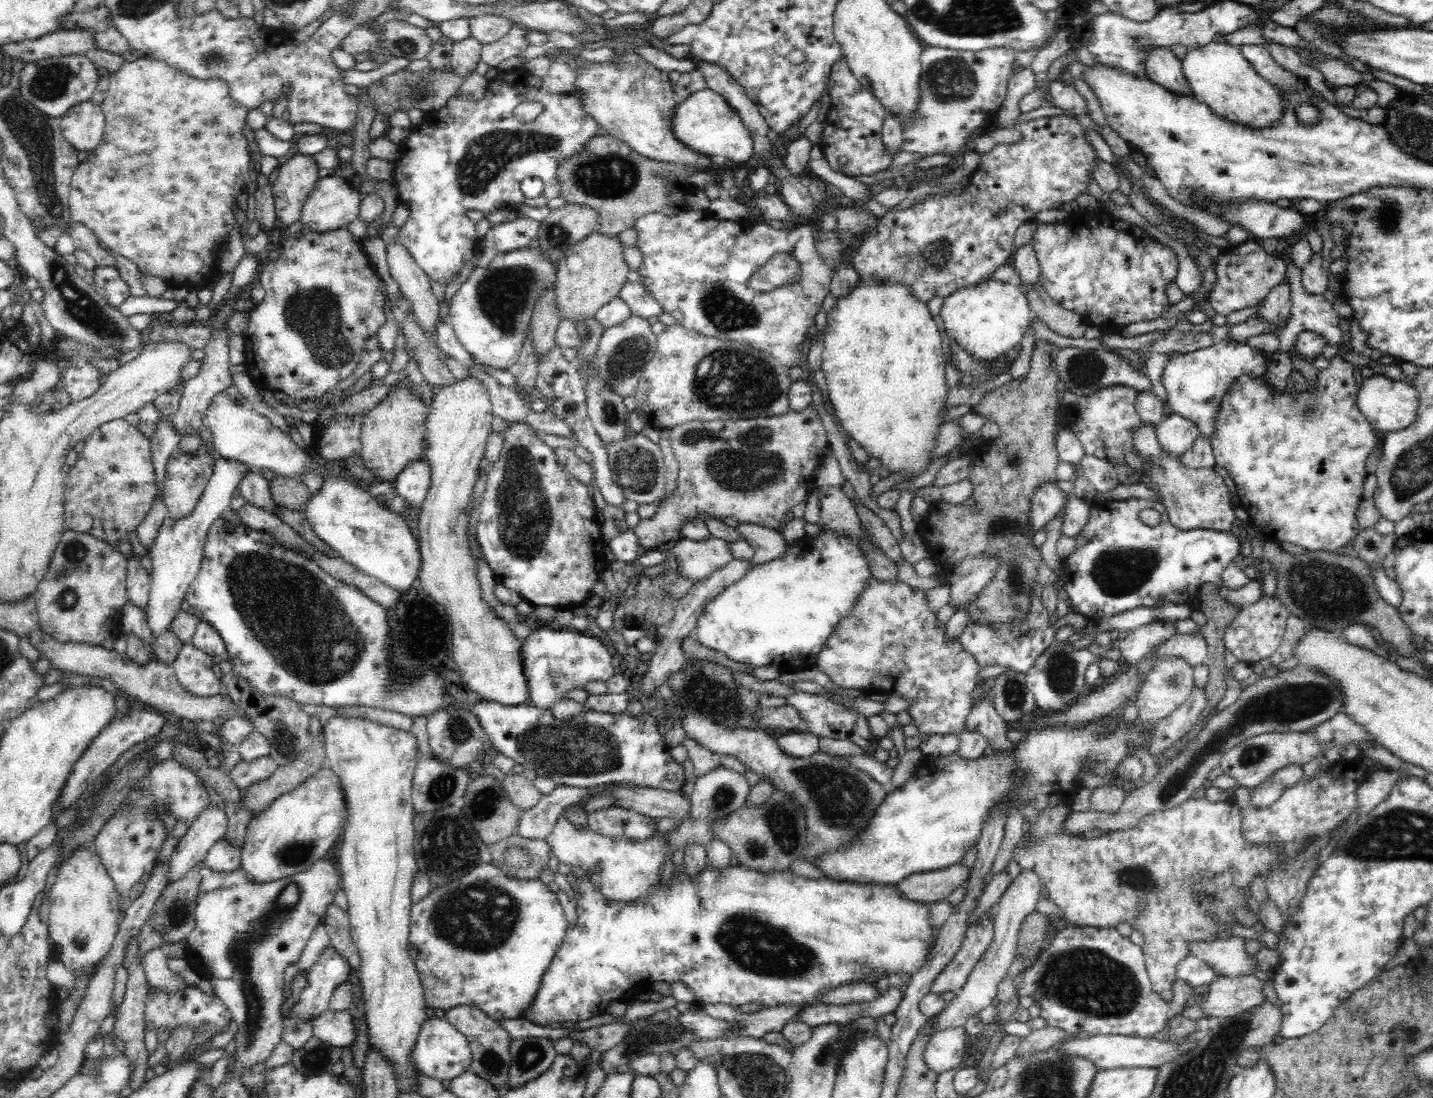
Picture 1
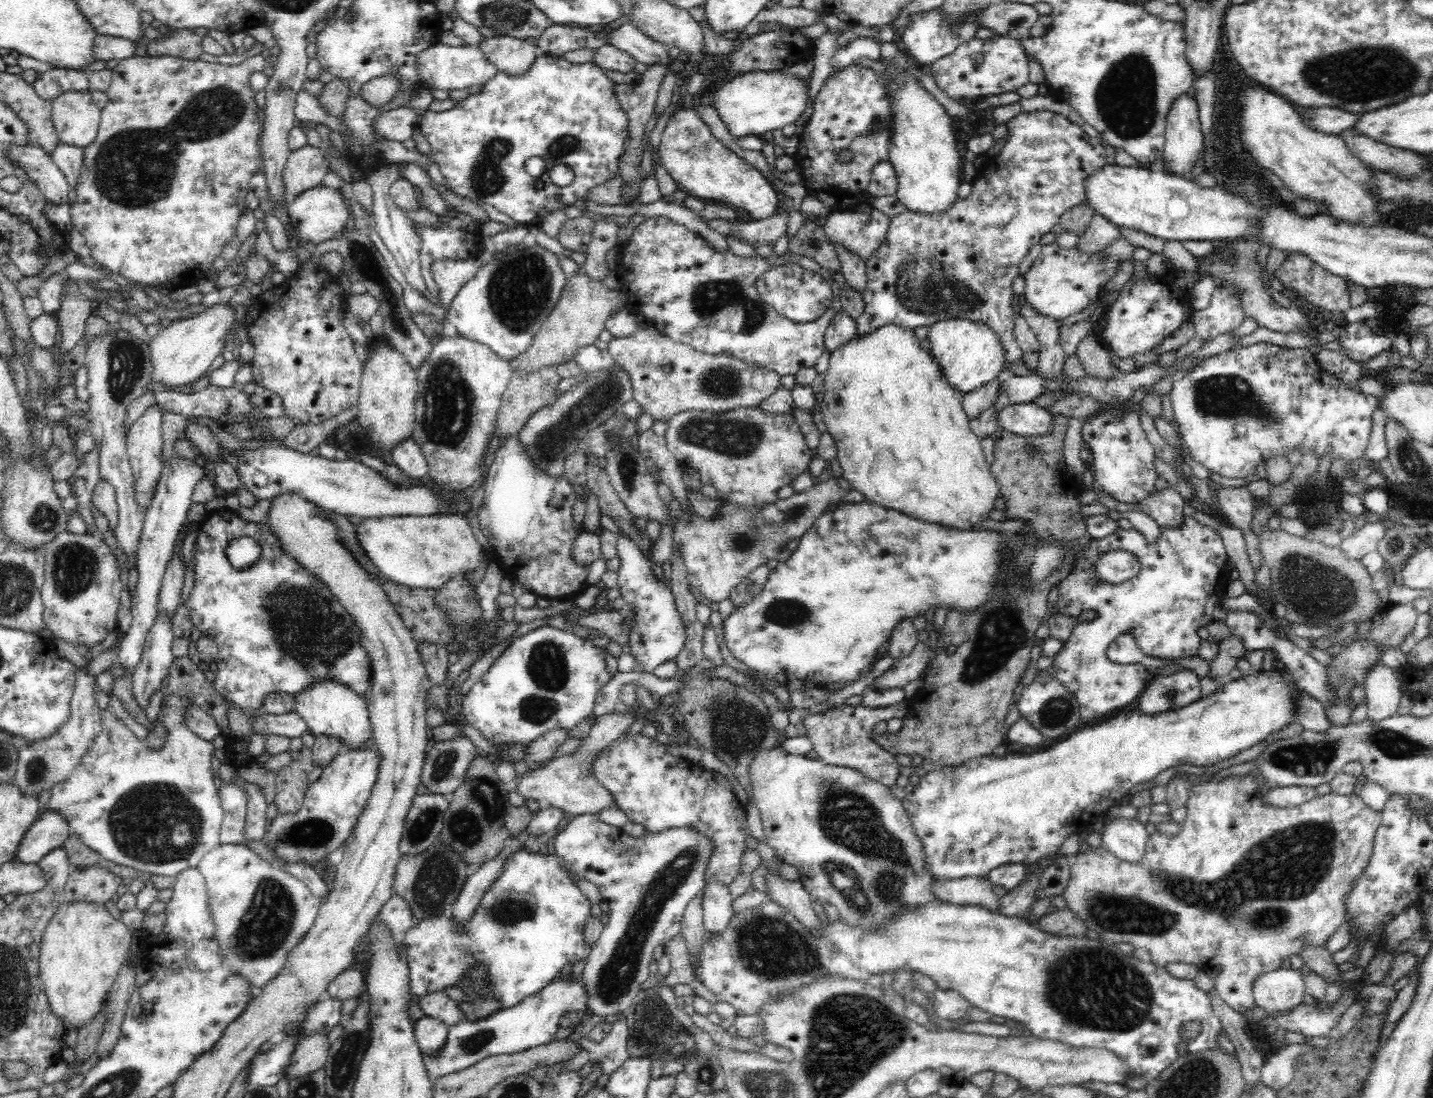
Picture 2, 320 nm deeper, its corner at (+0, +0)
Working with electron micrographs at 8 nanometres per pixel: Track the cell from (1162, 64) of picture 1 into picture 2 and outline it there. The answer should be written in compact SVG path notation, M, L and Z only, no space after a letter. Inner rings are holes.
M1193 94L1177 98L1168 113L1162 154L1164 172L1186 178L1201 157L1204 137Z

